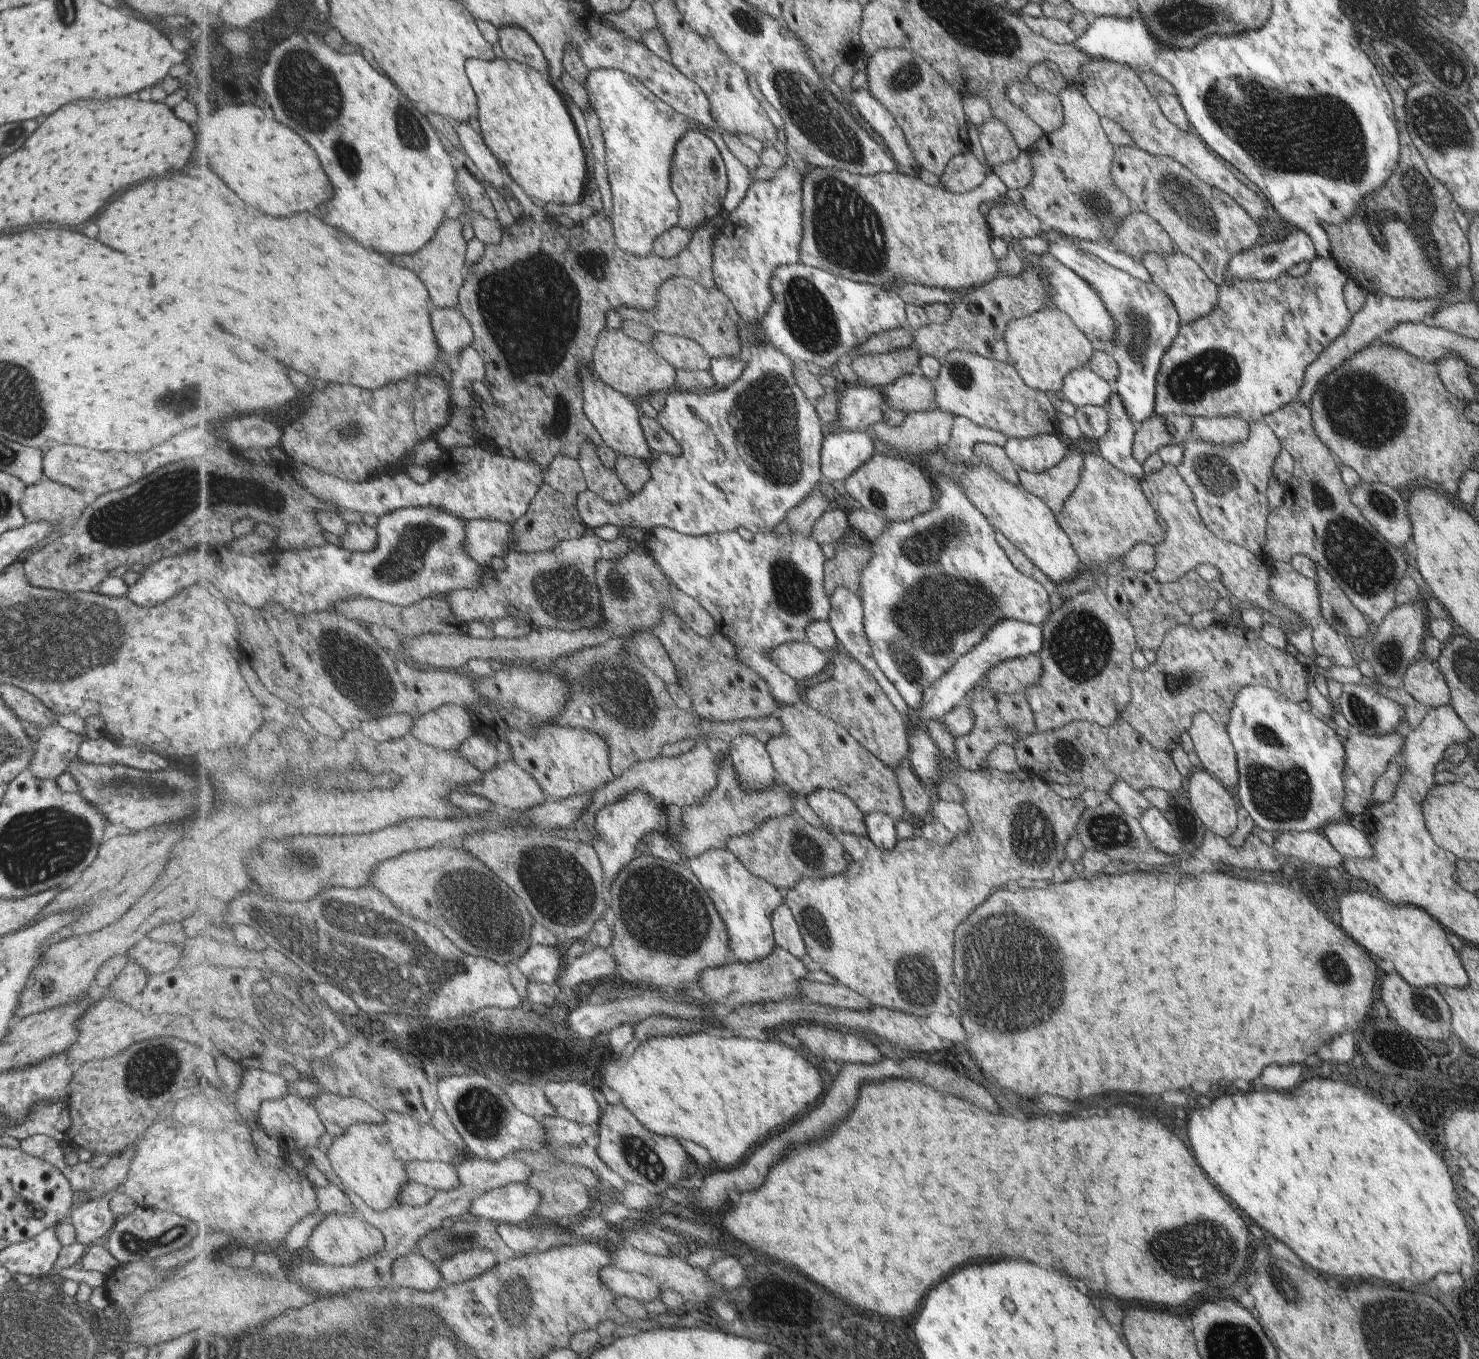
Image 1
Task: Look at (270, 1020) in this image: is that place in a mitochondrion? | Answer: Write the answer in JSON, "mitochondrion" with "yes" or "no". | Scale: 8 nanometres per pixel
{"mitochondrion":"yes"}

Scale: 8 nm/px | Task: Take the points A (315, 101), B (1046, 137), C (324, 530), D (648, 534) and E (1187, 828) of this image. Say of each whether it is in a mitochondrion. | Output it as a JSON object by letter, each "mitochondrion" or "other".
{"A":"mitochondrion","B":"other","C":"other","D":"other","E":"other"}

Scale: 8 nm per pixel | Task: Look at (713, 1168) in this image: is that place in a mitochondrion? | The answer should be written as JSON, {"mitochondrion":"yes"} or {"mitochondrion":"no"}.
{"mitochondrion":"no"}

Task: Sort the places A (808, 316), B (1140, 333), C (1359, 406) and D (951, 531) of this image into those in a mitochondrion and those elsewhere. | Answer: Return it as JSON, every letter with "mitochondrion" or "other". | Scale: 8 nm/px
{"A":"mitochondrion","B":"mitochondrion","C":"mitochondrion","D":"mitochondrion"}

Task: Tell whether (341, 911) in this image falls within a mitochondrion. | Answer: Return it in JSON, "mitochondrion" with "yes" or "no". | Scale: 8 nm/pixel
{"mitochondrion":"yes"}

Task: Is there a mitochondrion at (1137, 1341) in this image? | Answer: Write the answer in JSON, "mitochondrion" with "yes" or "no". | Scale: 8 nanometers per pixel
{"mitochondrion":"no"}

